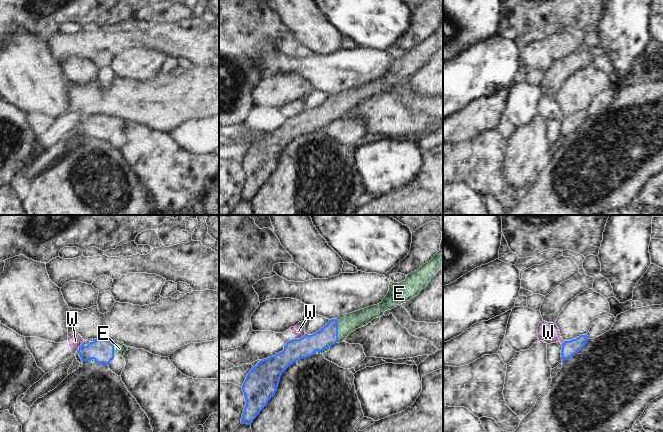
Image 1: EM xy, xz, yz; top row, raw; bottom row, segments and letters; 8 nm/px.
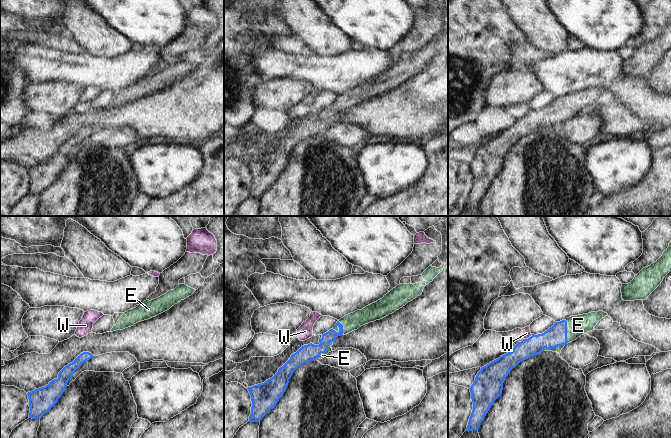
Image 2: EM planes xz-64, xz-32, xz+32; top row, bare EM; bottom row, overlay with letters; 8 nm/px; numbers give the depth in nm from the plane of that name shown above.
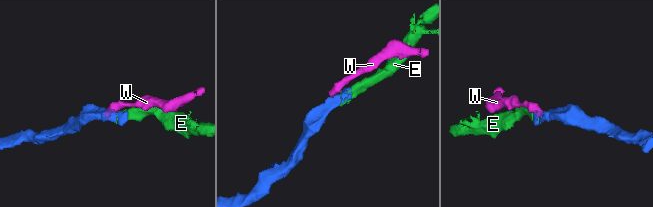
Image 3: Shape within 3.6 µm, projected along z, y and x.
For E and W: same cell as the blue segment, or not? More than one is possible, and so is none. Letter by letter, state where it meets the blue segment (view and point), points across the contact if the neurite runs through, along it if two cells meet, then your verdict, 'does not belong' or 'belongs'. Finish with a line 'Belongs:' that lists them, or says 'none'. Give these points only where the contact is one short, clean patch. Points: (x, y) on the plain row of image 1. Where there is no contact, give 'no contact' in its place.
E: xz (337, 107) | across xz (327, 112), (337, 107), (347, 99) | belongs
W: xz (300, 114) | along xz (305, 109), (295, 115) | does not belong
Belongs: E

